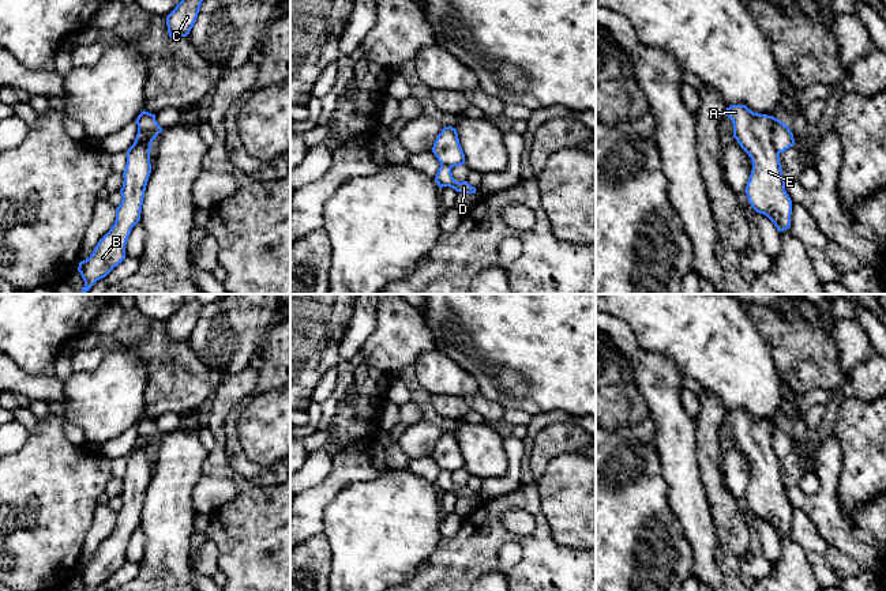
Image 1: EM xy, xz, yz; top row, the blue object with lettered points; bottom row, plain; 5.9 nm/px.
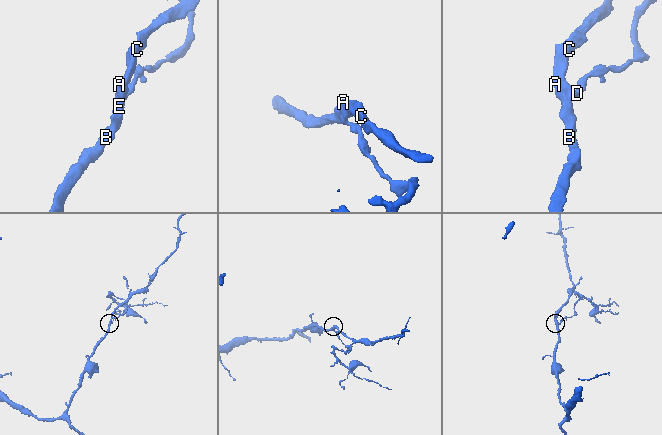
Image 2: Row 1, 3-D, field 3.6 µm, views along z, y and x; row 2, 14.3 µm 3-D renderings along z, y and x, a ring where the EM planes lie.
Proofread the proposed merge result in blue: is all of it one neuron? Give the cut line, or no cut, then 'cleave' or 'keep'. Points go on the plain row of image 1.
cut yz (777, 426), (773, 433), (772, 448), (778, 459); cleave

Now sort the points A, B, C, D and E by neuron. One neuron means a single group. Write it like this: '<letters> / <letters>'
A B C E / D

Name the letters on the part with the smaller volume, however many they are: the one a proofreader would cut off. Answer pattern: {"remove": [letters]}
{"remove": ["D"]}

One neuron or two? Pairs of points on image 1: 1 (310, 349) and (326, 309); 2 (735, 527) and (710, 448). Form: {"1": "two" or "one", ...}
{"1": "one", "2": "one"}

